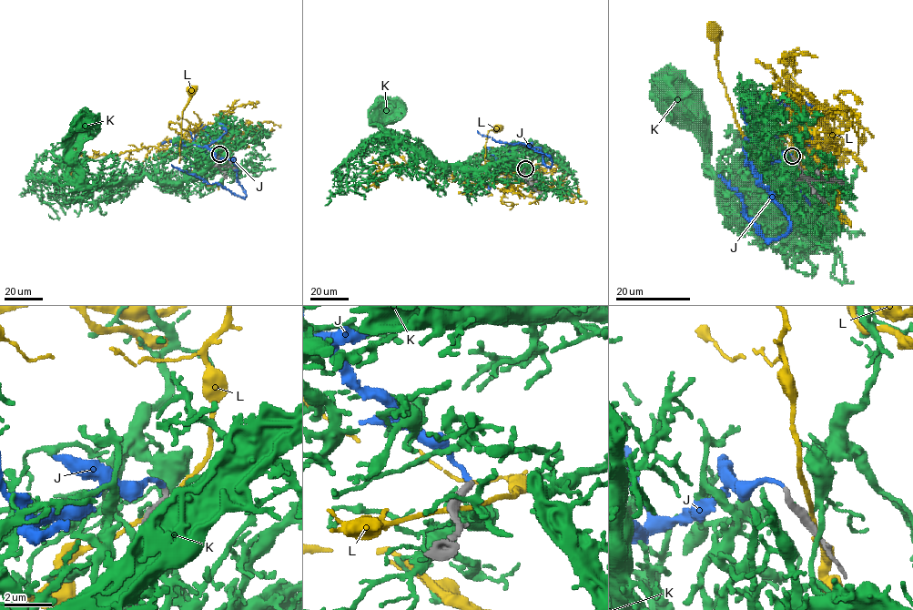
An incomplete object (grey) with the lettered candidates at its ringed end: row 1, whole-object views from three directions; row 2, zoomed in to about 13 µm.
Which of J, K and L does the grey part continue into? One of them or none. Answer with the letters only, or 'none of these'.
J

